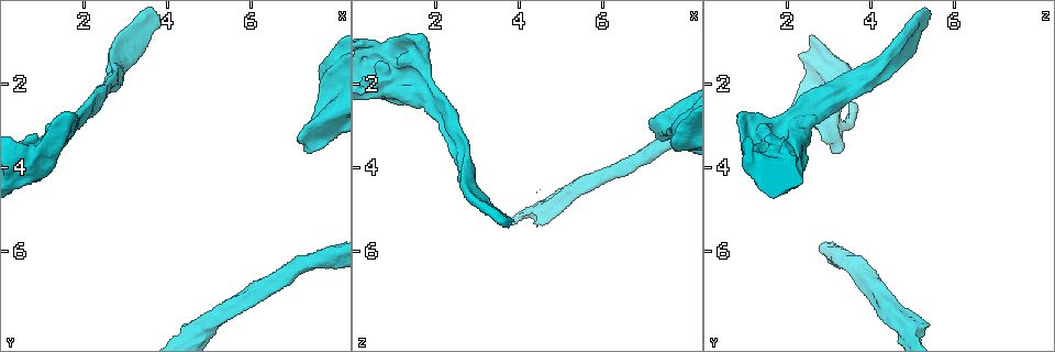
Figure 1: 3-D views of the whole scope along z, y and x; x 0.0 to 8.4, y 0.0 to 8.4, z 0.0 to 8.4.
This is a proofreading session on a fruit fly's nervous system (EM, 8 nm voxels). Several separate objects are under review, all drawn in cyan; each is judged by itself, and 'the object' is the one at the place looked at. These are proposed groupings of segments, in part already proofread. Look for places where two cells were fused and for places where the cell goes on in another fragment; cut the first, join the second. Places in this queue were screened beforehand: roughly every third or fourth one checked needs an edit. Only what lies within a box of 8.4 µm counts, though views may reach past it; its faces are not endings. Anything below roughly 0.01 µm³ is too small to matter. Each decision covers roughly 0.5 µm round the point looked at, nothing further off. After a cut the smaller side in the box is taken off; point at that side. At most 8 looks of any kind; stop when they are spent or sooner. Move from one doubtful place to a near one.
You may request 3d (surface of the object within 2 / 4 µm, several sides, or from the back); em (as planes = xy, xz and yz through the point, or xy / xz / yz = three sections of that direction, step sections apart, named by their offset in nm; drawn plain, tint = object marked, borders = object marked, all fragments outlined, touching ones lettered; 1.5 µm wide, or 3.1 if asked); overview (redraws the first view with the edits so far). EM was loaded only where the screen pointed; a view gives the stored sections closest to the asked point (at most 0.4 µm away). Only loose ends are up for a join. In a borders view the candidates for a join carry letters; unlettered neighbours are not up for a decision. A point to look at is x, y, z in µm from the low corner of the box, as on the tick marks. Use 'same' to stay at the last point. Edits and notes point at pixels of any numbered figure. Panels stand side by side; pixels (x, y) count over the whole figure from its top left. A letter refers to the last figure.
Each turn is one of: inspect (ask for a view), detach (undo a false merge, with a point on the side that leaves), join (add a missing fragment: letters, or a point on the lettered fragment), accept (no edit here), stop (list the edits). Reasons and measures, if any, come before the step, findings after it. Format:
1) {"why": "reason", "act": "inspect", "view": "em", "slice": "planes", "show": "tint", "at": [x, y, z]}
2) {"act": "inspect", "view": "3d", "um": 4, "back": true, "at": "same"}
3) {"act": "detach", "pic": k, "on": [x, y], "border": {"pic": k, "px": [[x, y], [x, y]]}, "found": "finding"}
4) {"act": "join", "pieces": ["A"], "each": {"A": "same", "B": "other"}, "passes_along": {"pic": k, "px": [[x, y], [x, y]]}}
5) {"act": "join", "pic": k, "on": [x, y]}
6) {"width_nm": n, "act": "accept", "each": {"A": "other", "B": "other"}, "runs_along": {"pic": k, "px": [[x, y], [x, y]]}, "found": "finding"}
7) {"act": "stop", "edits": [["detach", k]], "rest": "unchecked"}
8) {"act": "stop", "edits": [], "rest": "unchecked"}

{"why": "an open end", "act": "inspect", "view": "em", "slice": "xy", "step": 8, "show": "tint", "at": [3.80, 0.70, 5.30]}

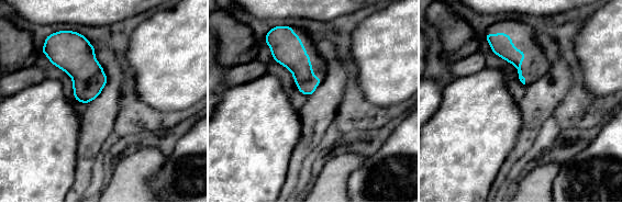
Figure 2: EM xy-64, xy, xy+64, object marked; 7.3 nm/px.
{"why": "another direction", "act": "inspect", "view": "em", "slice": "planes", "show": "borders", "at": "same"}

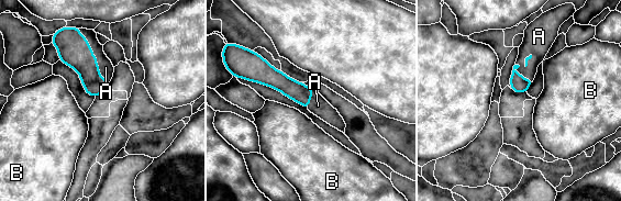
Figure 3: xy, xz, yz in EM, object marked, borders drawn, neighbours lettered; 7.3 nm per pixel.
{"longest_contact_nm": ["A", 480], "act": "join", "pieces": ["A"], "each": {"A": "same", "B": "other"}, "found": "it goes on there"}

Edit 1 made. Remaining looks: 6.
{"act": "inspect", "view": "overview"}

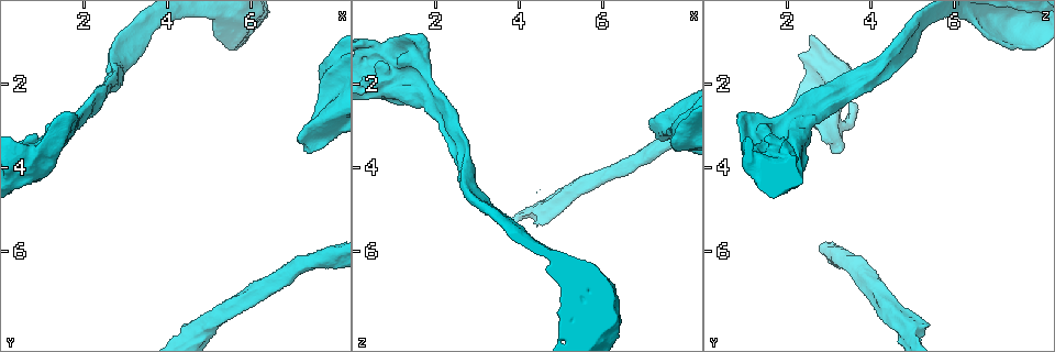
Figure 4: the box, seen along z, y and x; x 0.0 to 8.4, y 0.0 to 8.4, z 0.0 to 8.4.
{"why": "thick end", "act": "inspect", "view": "3d", "um": 2, "at": [7.30, 3.60, 3.25]}

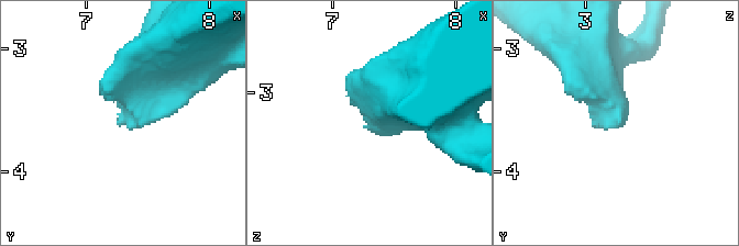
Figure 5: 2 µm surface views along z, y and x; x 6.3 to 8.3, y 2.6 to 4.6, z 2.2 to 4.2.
{"why": "now the EM", "act": "inspect", "view": "em", "slice": "planes", "show": "plain", "at": [7.26, 3.62, 3.30]}

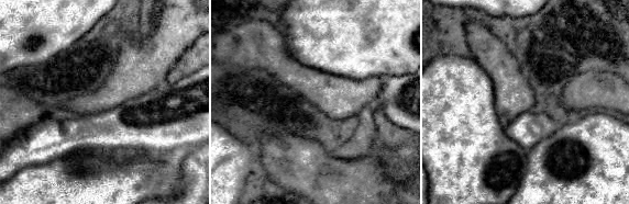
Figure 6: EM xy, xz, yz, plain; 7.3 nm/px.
{"act": "inspect", "view": "em", "slice": "planes", "show": "borders", "at": "same"}

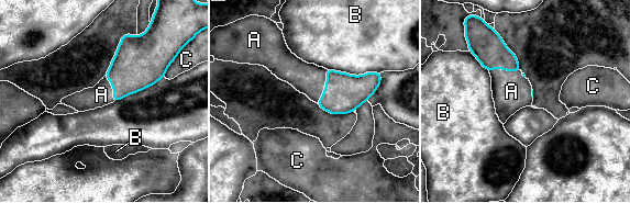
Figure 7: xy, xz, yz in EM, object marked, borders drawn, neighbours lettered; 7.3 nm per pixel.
{"longest_contact_nm": ["B", 300], "act": "join", "pieces": ["A"], "each": {"A": "same", "B": "other", "C": "other"}, "passes_along": {"pic": 7, "px": [[343, 93], [324, 87], [309, 79]]}, "found": "it goes on there"}

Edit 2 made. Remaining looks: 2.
{"why": "an open end", "act": "inspect", "view": "em", "slice": "planes", "show": "borders", "at": [1.50, 2.70, 0.90]}

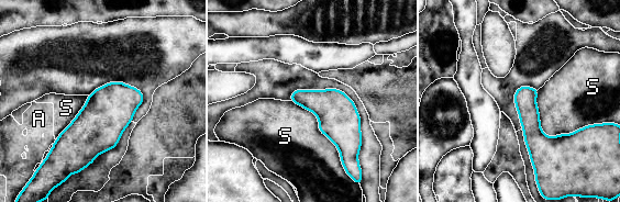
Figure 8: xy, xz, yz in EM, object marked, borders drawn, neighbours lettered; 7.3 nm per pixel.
{"act": "accept", "each": {"A": "other", "S": "other"}, "border": {"pic": 8, "px": [[537, 90], [545, 134], [589, 125]]}, "found": "no lettered fragment goes on from it"}

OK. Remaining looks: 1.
{"act": "stop", "edits": [["join", 3], ["join", 7]], "rest": "unchecked"}

